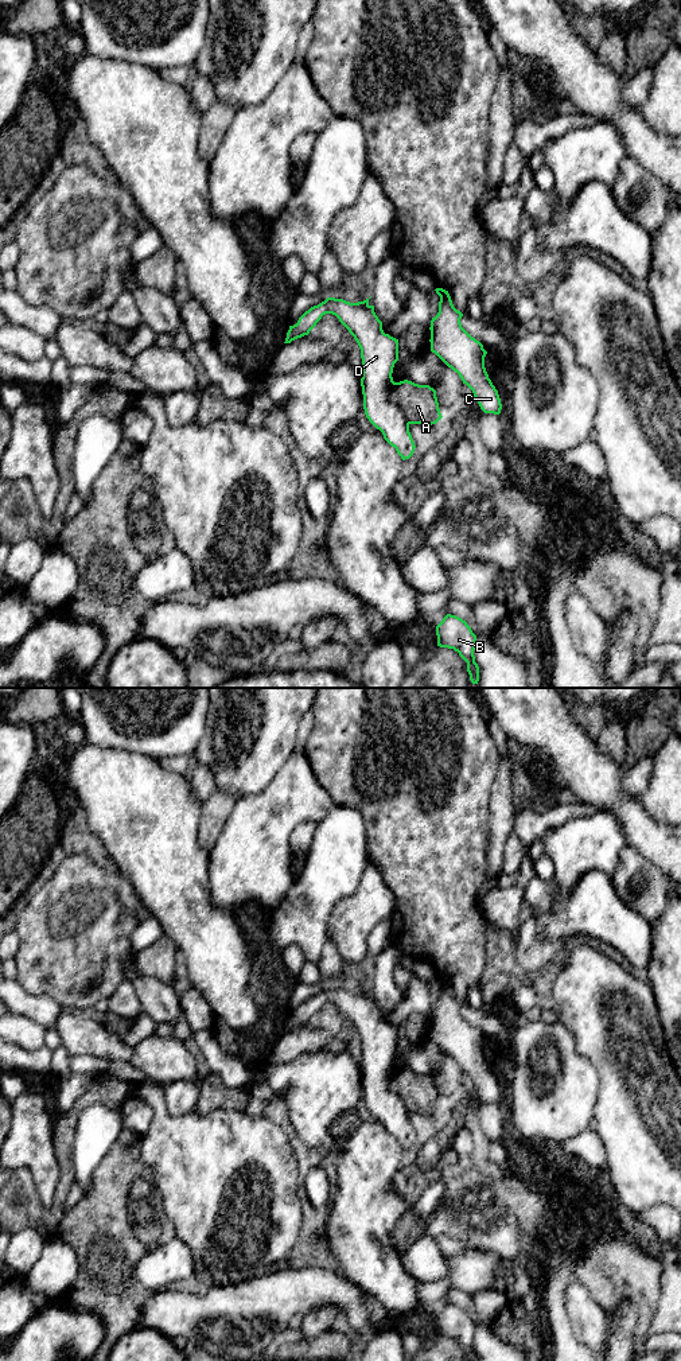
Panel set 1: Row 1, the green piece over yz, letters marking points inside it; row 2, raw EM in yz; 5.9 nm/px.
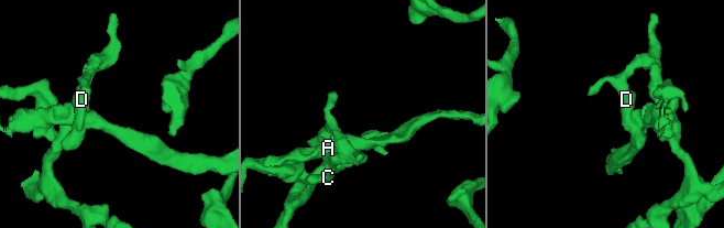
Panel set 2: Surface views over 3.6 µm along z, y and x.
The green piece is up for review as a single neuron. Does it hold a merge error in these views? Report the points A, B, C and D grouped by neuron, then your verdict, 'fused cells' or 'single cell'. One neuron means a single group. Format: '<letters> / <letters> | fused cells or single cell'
A / B C D | fused cells

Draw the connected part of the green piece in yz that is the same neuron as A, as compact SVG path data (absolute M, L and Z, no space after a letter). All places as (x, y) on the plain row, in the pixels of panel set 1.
M408 1069L394 1072L389 1089L404 1101L409 1113L432 1115L443 1107L436 1080L429 1074L419 1074Z

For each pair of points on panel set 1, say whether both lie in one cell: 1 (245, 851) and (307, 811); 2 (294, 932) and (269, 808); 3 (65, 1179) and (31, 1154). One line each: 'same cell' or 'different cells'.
1: same cell
2: different cells
3: different cells

